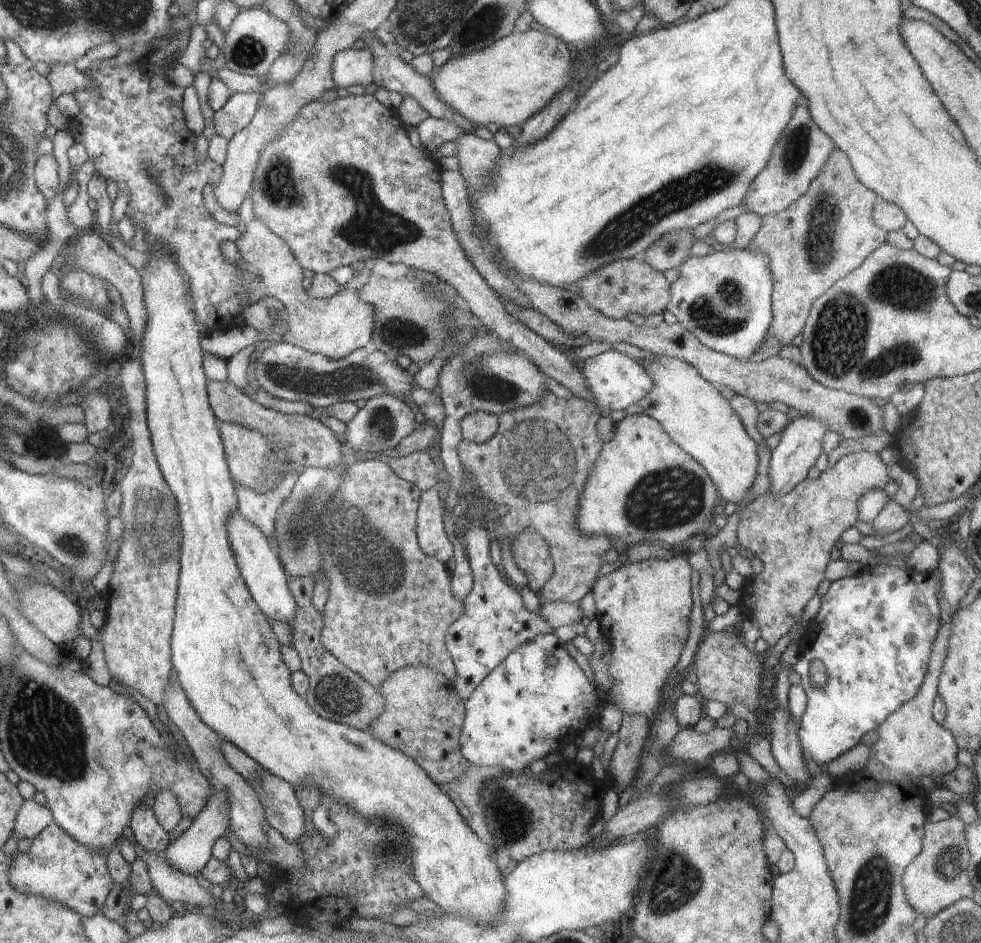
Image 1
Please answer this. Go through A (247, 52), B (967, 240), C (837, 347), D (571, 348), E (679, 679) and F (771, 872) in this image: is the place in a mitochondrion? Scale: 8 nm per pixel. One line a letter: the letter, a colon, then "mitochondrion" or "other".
A: mitochondrion
B: other
C: mitochondrion
D: other
E: other
F: other

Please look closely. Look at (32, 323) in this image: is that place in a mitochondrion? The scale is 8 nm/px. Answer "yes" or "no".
no

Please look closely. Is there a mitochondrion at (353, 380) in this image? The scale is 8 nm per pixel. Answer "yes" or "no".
yes

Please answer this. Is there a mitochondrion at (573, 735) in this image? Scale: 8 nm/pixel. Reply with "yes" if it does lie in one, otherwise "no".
no

